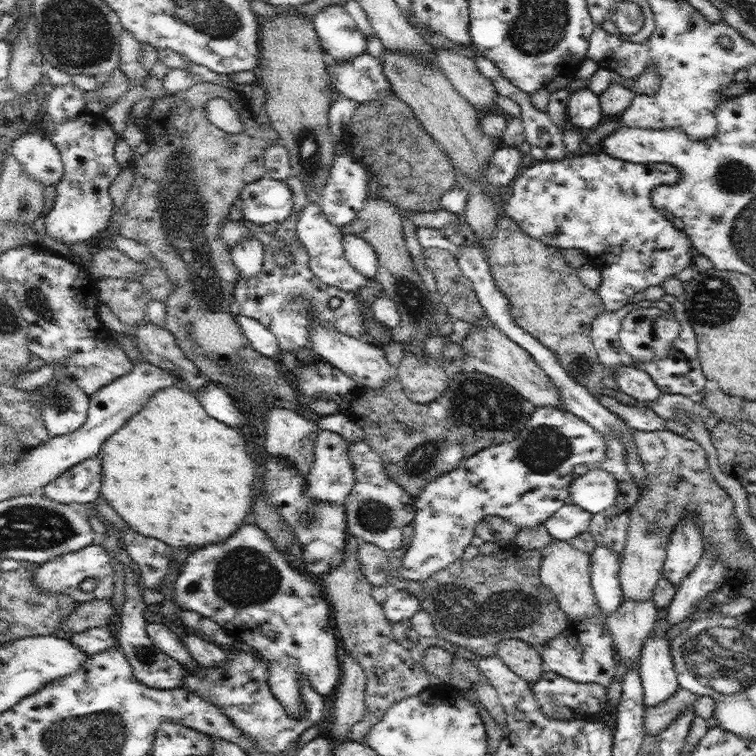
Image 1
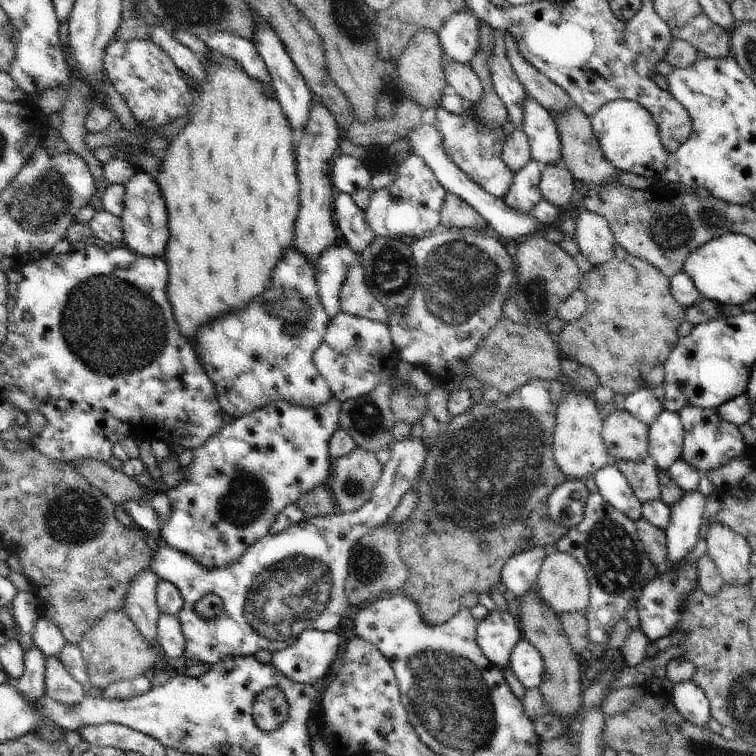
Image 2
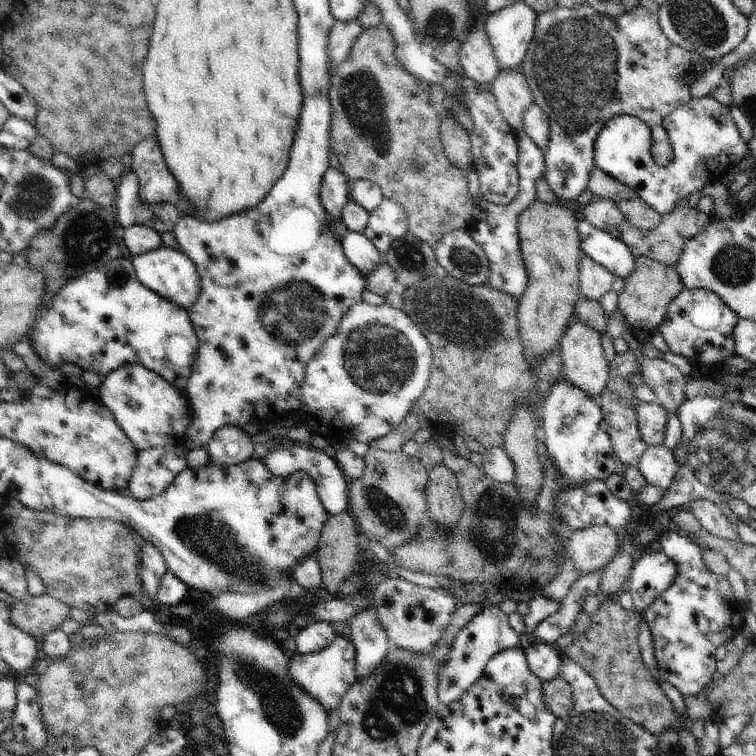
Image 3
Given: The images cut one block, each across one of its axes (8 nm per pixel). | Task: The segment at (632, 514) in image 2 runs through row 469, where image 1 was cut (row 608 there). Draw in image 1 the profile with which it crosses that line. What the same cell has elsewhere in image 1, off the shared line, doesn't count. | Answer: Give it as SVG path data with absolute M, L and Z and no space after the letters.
M596 544L591 558L591 588L603 617L611 616L624 602L619 582L619 554L608 546Z

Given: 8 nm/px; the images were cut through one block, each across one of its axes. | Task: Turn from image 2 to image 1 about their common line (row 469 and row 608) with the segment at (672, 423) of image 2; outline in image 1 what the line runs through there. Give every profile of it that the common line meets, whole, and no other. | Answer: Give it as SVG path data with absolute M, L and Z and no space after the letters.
M669 606L657 610L653 630L643 642L639 656L638 672L643 687L644 704L648 707L671 698L679 689L674 669L667 623Z

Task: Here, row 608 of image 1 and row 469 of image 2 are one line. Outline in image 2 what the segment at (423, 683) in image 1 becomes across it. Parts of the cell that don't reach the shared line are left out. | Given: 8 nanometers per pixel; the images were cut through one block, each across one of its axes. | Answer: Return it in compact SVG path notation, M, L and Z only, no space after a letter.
M359 447L333 461L327 487L337 511L352 513L362 508L372 497L382 470L375 454Z

